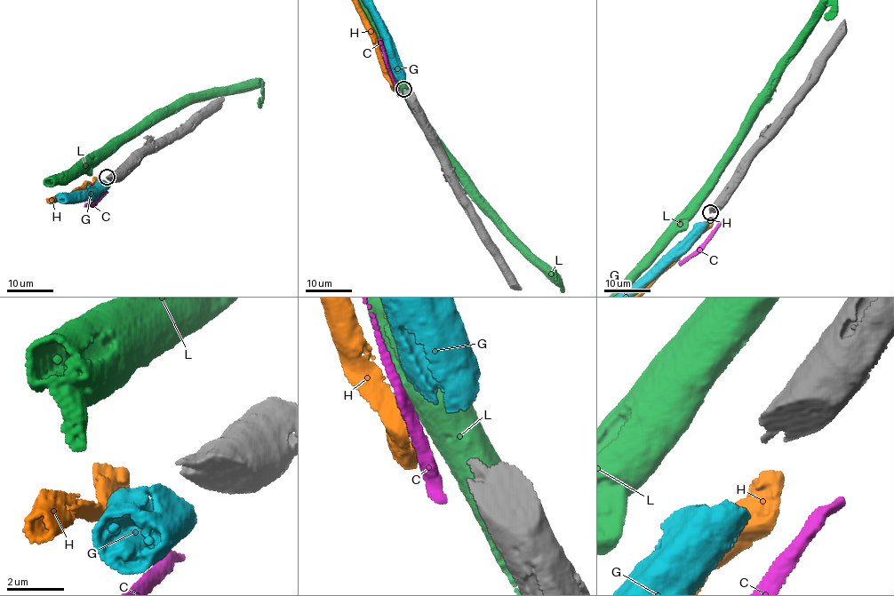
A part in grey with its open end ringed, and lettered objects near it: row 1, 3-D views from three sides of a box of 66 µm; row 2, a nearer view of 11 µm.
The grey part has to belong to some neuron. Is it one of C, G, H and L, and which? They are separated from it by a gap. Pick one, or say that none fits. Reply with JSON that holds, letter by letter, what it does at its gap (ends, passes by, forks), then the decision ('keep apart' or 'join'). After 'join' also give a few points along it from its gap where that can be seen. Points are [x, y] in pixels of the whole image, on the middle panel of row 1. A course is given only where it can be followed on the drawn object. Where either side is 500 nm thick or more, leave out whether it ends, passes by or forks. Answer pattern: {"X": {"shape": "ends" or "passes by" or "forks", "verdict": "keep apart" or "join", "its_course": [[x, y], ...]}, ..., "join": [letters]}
{"C": {"verdict": "keep apart"}, "G": {"verdict": "join"}, "H": {"verdict": "keep apart"}, "L": {"verdict": "keep apart"}, "join": ["G"]}

